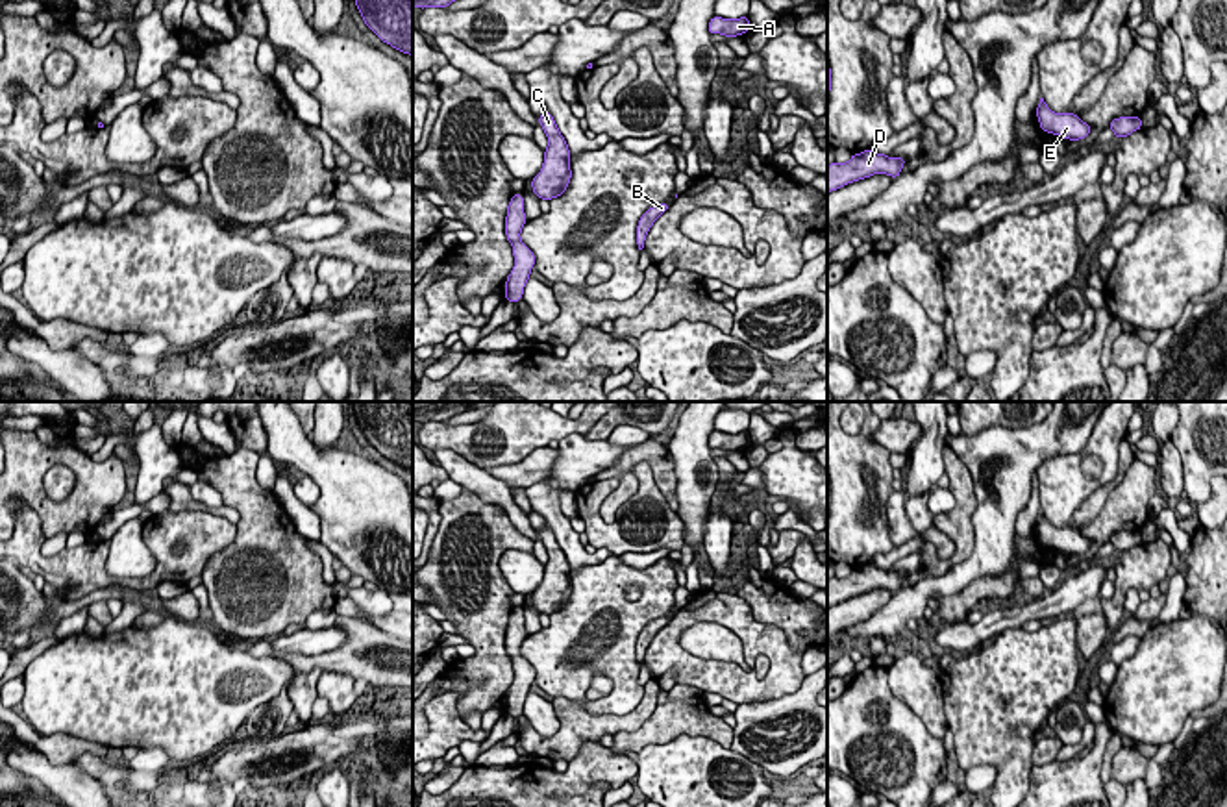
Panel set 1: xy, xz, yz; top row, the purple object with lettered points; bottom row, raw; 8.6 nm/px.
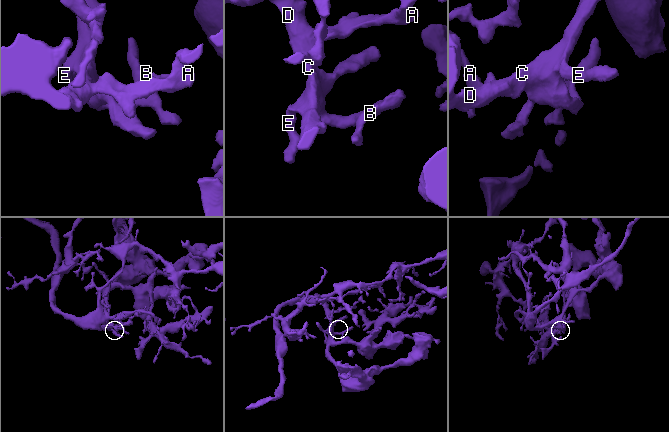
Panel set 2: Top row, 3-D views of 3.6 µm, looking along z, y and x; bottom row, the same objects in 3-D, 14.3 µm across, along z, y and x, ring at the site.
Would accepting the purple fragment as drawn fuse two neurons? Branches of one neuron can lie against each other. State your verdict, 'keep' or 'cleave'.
keep

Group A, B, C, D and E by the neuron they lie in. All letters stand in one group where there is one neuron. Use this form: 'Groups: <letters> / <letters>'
Groups: A B C D E

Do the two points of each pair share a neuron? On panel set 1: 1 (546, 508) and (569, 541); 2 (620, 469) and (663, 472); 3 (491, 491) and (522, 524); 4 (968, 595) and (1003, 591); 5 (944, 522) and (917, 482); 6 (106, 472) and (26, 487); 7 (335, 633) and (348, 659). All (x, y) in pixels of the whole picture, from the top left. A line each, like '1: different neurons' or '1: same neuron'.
1: same neuron
2: same neuron
3: same neuron
4: same neuron
5: different neurons
6: same neuron
7: different neurons

